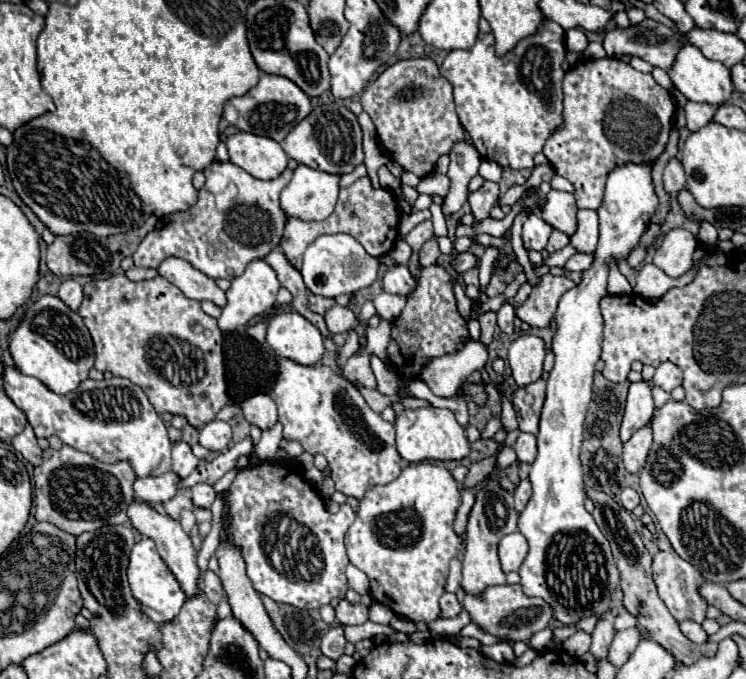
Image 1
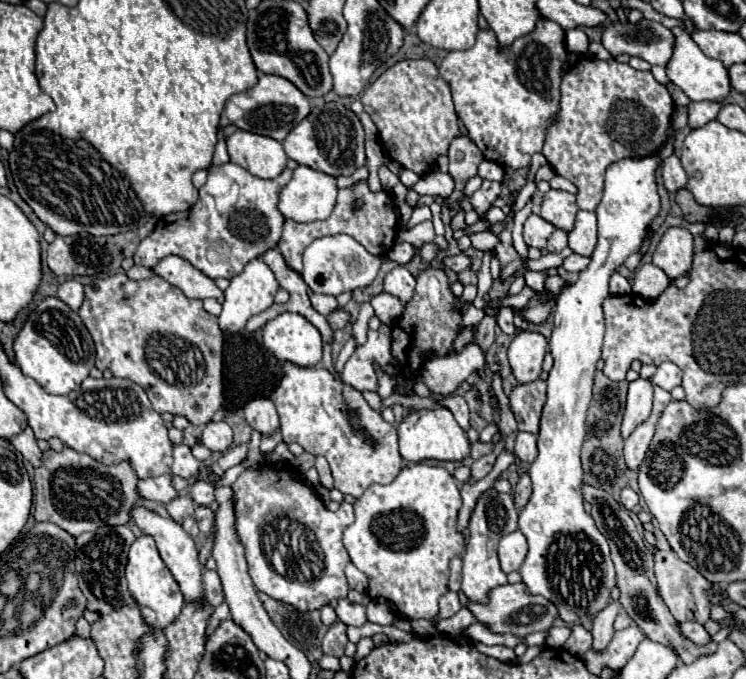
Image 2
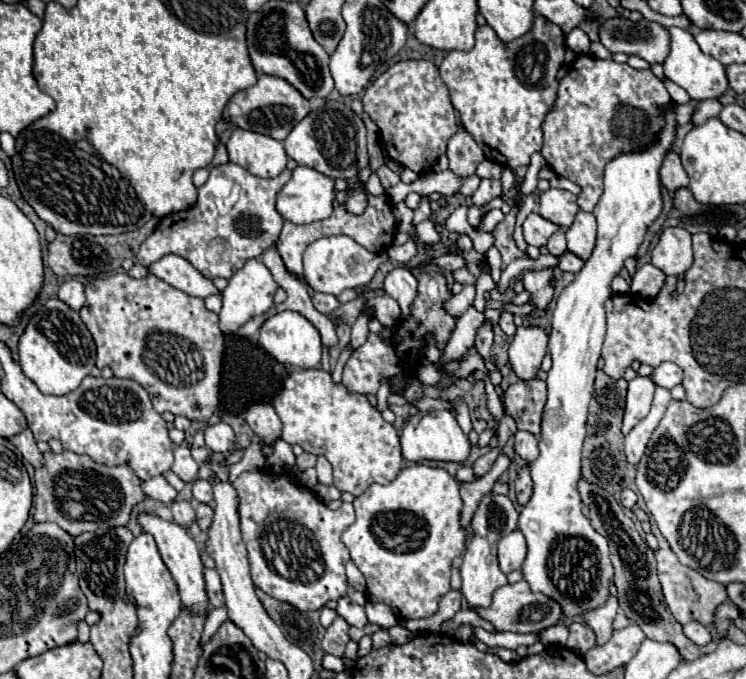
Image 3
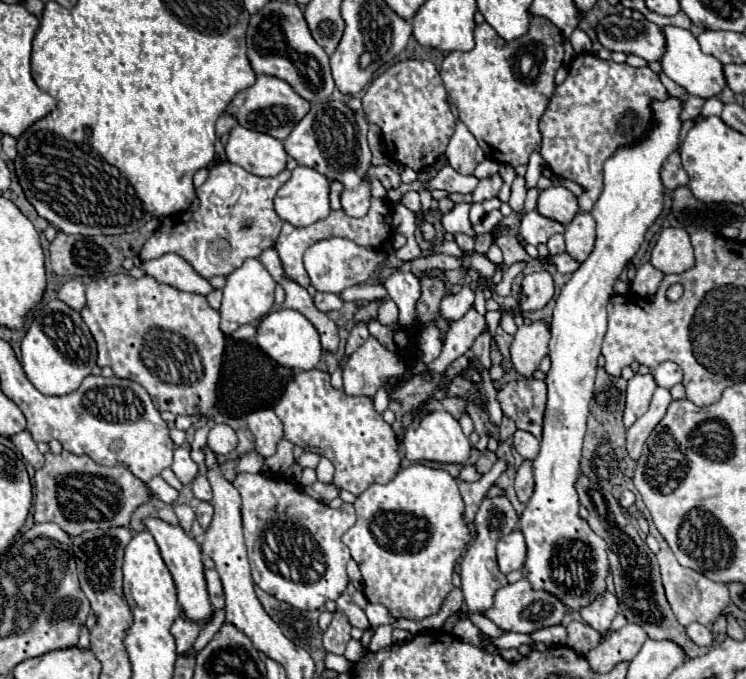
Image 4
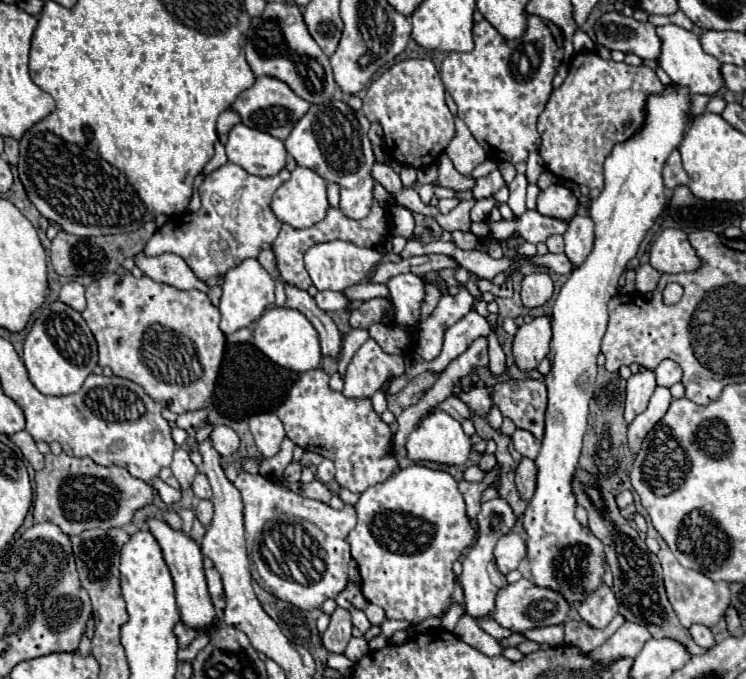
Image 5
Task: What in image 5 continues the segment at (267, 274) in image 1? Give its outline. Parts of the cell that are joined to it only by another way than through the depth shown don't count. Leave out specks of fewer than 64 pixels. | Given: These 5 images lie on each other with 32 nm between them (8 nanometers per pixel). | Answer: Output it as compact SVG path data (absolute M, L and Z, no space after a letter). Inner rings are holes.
M250 258L244 260L240 266L232 268L226 272L224 276L224 286L222 286L222 298L220 298L220 330L228 336L232 332L236 332L238 328L250 326L252 322L258 320L258 316L262 316L262 312L266 312L266 308L274 306L274 278L258 264L258 260Z

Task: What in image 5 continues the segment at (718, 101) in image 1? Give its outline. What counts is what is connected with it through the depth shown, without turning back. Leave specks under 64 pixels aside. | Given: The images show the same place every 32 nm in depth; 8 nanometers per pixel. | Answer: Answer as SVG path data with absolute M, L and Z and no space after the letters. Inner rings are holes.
M668 24L668 26L658 28L658 36L662 38L662 54L658 58L658 64L672 78L672 82L676 82L678 86L686 86L690 90L690 94L706 94L706 96L718 94L718 90L724 86L722 72L720 72L722 64L718 60L714 60L714 56L710 56L702 50L696 34L692 34L690 30L684 30L680 26Z

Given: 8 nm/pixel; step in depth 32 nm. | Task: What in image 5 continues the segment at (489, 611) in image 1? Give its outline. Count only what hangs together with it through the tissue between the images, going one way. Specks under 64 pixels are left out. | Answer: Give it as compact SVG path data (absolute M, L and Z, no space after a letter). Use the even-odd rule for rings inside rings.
M522 578L516 584L508 584L498 592L496 608L492 612L492 618L502 628L508 628L512 632L526 632L526 630L532 630L532 628L562 624L568 610L570 610L570 604L560 594L556 594L548 588L536 588L530 580Z

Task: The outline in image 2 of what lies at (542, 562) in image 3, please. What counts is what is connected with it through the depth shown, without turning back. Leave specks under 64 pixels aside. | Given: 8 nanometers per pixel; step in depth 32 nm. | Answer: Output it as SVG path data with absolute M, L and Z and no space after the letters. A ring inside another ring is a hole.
M658 154L642 160L626 158L608 168L604 196L596 208L598 244L590 266L580 272L578 282L560 294L552 314L554 332L550 352L554 366L548 376L548 398L540 420L538 458L528 472L534 492L518 518L518 530L528 540L528 556L520 566L520 576L526 590L550 600L558 608L558 618L566 624L576 624L580 620L578 612L600 612L606 608L606 604L610 604L610 592L616 586L616 568L610 558L608 540L598 532L592 516L584 512L580 448L604 338L602 300L610 296L610 274L642 246L648 224L660 210L654 180L656 166Z

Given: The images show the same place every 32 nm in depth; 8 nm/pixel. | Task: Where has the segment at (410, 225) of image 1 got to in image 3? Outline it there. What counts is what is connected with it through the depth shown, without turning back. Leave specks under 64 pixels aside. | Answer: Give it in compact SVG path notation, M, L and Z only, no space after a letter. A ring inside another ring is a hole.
M422 196L419 207L414 210L414 216L413 216L413 225L417 225L420 222L427 220L430 218L430 215L432 213L430 208L430 202L427 199L428 196Z

